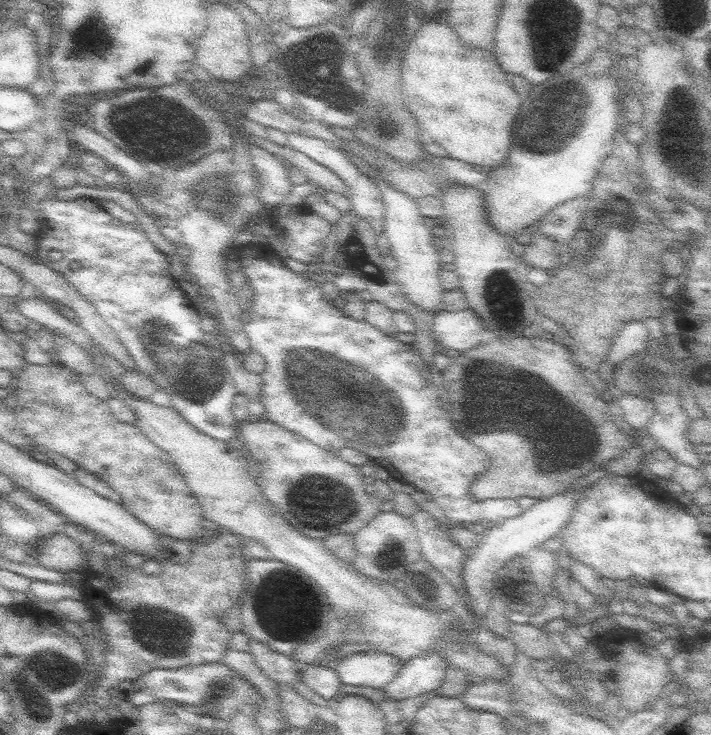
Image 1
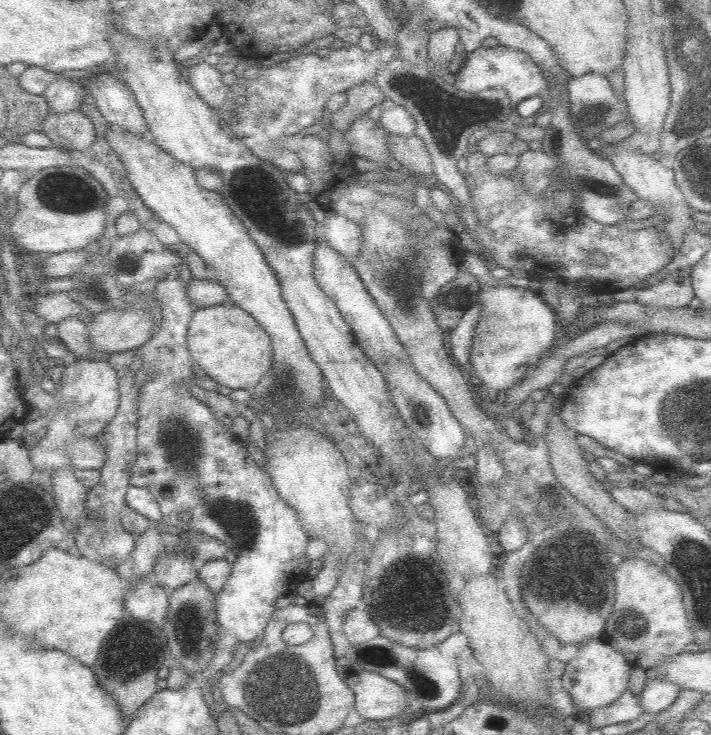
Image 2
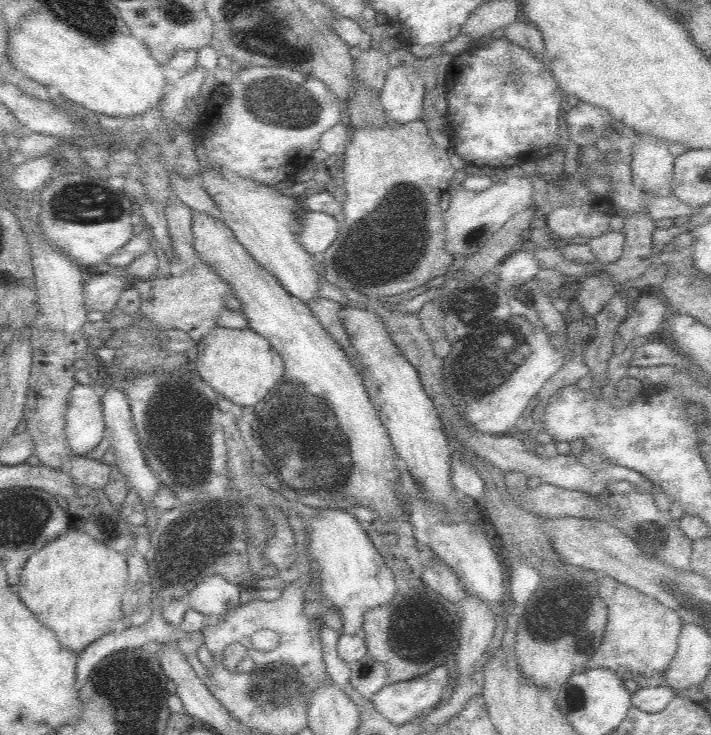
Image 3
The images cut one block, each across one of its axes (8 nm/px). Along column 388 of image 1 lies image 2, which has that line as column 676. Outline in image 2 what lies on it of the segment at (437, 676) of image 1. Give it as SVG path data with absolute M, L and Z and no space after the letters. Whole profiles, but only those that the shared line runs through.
M648 680L644 692L640 692L640 706L642 712L660 716L662 712L668 712L670 706L678 700L682 688L668 680Z

